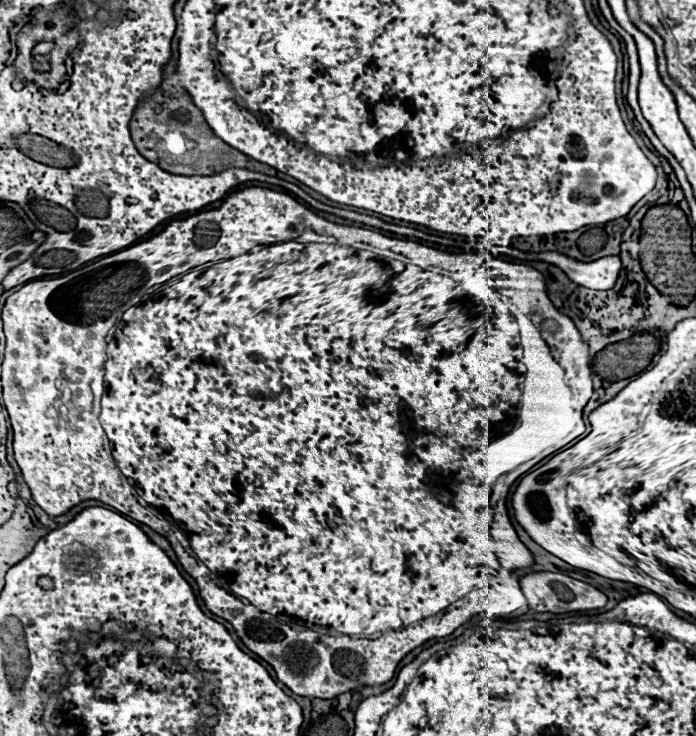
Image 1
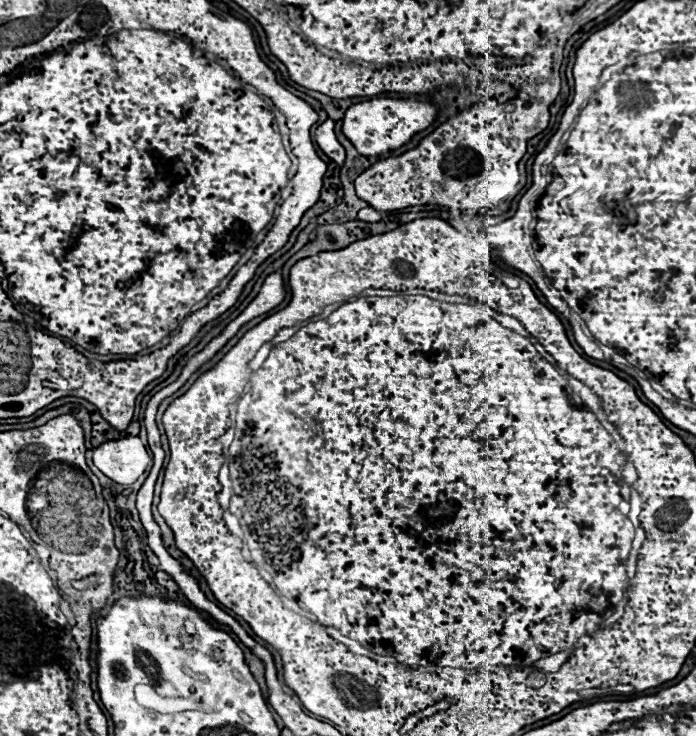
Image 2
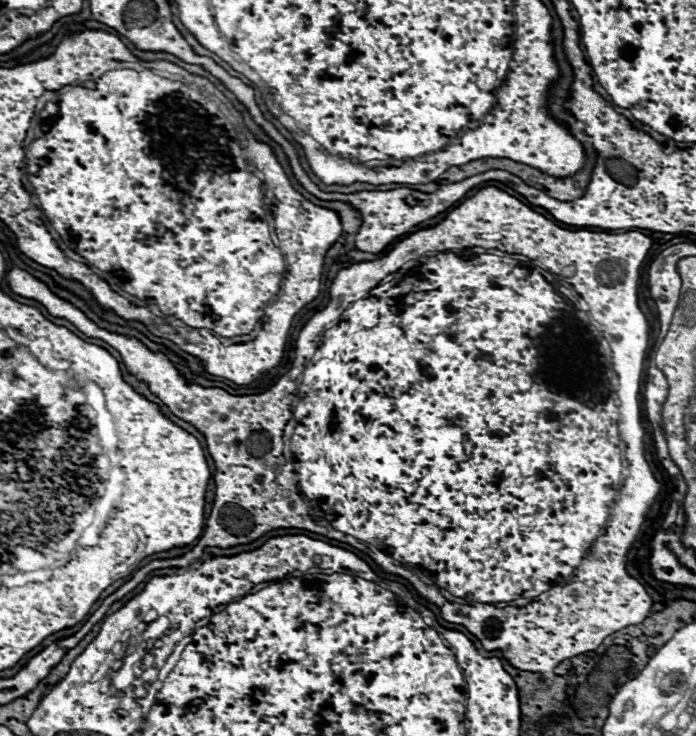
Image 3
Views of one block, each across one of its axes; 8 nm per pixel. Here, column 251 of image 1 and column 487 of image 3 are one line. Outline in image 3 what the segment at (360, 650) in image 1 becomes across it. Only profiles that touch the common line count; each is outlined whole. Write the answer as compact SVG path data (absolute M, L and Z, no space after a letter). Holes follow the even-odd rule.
M484 188L484 190L480 190L480 192L478 192L478 194L476 194L476 196L472 196L472 198L468 198L468 200L464 200L464 202L462 202L462 204L460 204L460 206L458 206L458 208L456 208L456 210L452 210L452 212L450 212L450 214L448 214L448 216L446 216L446 218L444 218L444 220L442 220L442 222L440 222L440 224L436 224L436 226L434 226L434 228L426 228L426 230L418 230L418 232L414 232L414 234L410 234L410 236L406 236L406 238L404 238L404 240L400 240L400 242L398 242L398 244L396 244L396 246L394 246L394 248L392 248L392 250L388 250L388 252L386 252L386 254L384 254L384 256L382 256L382 258L380 258L380 260L372 260L372 262L360 262L360 264L354 264L354 266L350 266L350 268L344 268L344 270L340 270L340 272L338 272L338 276L336 276L336 278L334 278L334 279L333 279L333 281L332 281L332 285L331 285L331 287L330 287L330 296L331 296L331 299L330 299L330 302L329 302L329 303L328 303L328 305L327 305L327 306L326 306L326 308L325 308L325 309L324 309L324 310L322 310L322 311L320 311L320 312L317 312L317 313L316 313L316 314L315 314L315 315L314 315L314 316L313 316L313 317L312 317L312 318L311 318L311 319L310 319L310 320L309 320L309 321L308 321L308 322L307 322L307 323L306 323L306 325L305 325L305 326L304 326L304 327L303 327L303 328L302 328L302 330L301 330L301 331L300 331L300 333L299 333L299 335L298 335L298 337L297 337L297 339L296 339L296 341L295 341L295 357L294 357L294 364L292 364L292 368L290 368L290 370L288 370L288 372L286 372L286 376L282 376L282 378L280 378L280 380L278 380L278 382L276 382L276 384L274 384L274 386L272 386L272 388L270 388L270 390L268 390L268 392L264 392L264 394L260 394L260 396L258 396L258 394L252 394L252 396L232 396L232 394L228 394L228 392L226 392L226 390L222 390L222 388L202 388L202 386L196 386L196 384L186 384L186 382L184 382L184 378L182 378L182 376L180 376L180 374L178 374L178 370L176 370L176 368L174 368L174 366L172 366L172 362L170 362L170 360L168 360L168 358L166 358L166 356L164 356L164 354L154 354L154 352L150 352L150 350L148 350L148 348L146 348L146 346L144 346L144 344L140 344L140 342L138 342L138 340L134 340L134 338L126 338L126 336L120 336L120 334L110 334L110 332L106 332L106 330L102 330L102 328L98 328L98 326L96 326L96 324L94 324L94 322L90 322L90 320L88 320L88 318L86 318L86 316L84 316L84 314L82 314L82 312L80 312L80 310L78 310L78 308L74 308L74 306L72 306L72 304L68 304L68 302L64 302L64 300L60 300L60 298L58 298L58 296L54 296L54 294L52 294L52 292L50 292L50 290L48 290L48 288L46 288L46 286L44 286L44 284L42 284L42 282L40 282L40 280L36 280L36 278L34 278L34 276L30 276L30 274L28 274L28 272L24 272L24 270L20 270L20 268L10 268L10 270L8 270L8 272L6 272L6 282L8 282L8 288L10 288L10 290L12 290L12 292L14 292L14 294L18 294L18 296L22 296L22 298L32 298L32 300L36 300L36 302L40 302L40 304L42 304L42 306L44 306L44 308L46 308L46 310L48 310L48 314L52 314L52 316L56 316L56 318L66 318L66 320L68 320L68 322L72 322L72 324L74 324L74 326L76 326L76 328L78 328L78 330L80 330L80 332L82 332L82 334L86 334L86 336L90 336L90 338L100 338L100 340L104 340L104 342L106 342L106 344L110 344L110 346L112 346L112 348L114 348L114 350L118 350L118 352L120 352L120 356L122 356L122 362L124 362L124 366L126 366L126 372L128 372L128 374L130 374L130 376L134 376L134 378L136 378L136 380L138 380L138 382L142 382L142 384L148 384L148 388L150 388L150 392L152 392L152 394L154 394L154 396L156 396L156 398L160 398L160 400L162 400L162 402L164 402L164 404L166 404L166 406L168 406L168 410L170 410L170 412L172 412L172 414L174 414L174 416L178 416L178 418L180 418L180 420L184 420L184 422L188 422L188 424L192 424L192 426L194 426L194 428L196 428L196 430L198 430L198 432L200 432L200 434L202 434L202 436L204 436L204 438L206 438L206 446L208 446L208 454L210 454L210 458L212 458L212 460L214 460L214 486L216 486L216 492L214 492L214 502L212 502L212 512L210 512L210 516L208 516L208 524L206 524L206 528L204 528L204 532L202 532L202 536L200 536L200 538L198 538L198 540L196 540L196 544L194 544L194 548L192 548L192 550L188 550L188 552L186 552L186 554L182 554L182 556L174 556L174 558L164 558L164 560L152 560L152 562L150 562L150 564L146 564L146 566L142 566L142 568L140 568L140 570L136 570L136 572L134 572L134 574L132 574L132 580L128 580L128 582L126 582L126 584L124 584L124 586L120 586L120 588L118 588L118 590L116 590L116 592L114 592L114 594L110 594L110 596L108 596L108 598L106 598L106 600L102 600L102 604L100 604L100 608L98 608L98 610L96 610L96 612L92 612L92 614L90 614L90 618L88 618L88 620L86 620L86 624L84 624L84 626L82 626L82 628L80 628L80 632L76 632L76 636L74 636L74 638L82 638L82 636L84 636L84 634L86 634L86 632L88 632L88 630L90 630L90 628L92 628L92 624L96 624L96 622L98 622L98 620L102 620L102 618L104 618L104 614L106 614L106 610L108 610L108 608L110 608L110 604L112 604L112 602L116 602L116 600L118 600L118 598L122 598L122 596L126 596L126 594L128 594L128 592L130 592L130 590L134 590L134 588L136 588L136 586L138 586L138 584L140 584L140 582L144 582L144 578L146 578L146 576L148 576L148 572L150 572L150 570L156 570L156 568L166 568L166 566L188 566L188 564L192 564L192 562L194 562L194 560L196 560L196 558L200 558L200 556L202 556L202 552L204 552L204 548L206 548L206 546L220 546L220 548L228 548L228 546L236 546L236 544L246 544L246 542L252 542L252 540L256 540L256 538L260 538L260 536L262 536L262 534L266 534L266 532L270 532L270 530L274 530L274 528L278 528L278 522L282 522L282 528L292 528L292 526L296 526L296 528L302 528L302 529L307 529L307 530L309 530L309 531L310 531L310 532L314 532L314 533L317 533L317 534L321 534L321 535L324 535L324 536L327 536L327 537L329 537L329 538L332 538L332 539L335 539L335 540L338 540L338 541L341 541L341 542L344 542L344 543L347 543L347 544L349 544L349 545L351 545L351 546L352 546L352 547L354 547L354 548L356 548L356 549L357 549L357 550L359 550L359 551L361 551L361 552L363 552L363 553L365 553L365 554L367 554L367 555L369 555L369 557L371 557L371 558L372 558L372 559L373 559L373 560L374 560L374 561L375 561L375 562L376 562L376 563L377 563L377 564L378 564L378 566L379 566L379 567L380 567L380 566L386 566L386 564L388 564L388 566L392 566L392 564L397 564L397 563L395 563L395 562L393 562L393 560L396 560L396 562L398 562L398 566L402 566L402 568L400 568L400 574L394 574L394 575L398 575L398 576L401 576L401 577L402 577L402 578L404 578L404 579L406 579L406 580L408 580L408 581L413 581L413 583L410 583L410 584L411 584L411 585L412 585L412 586L413 586L413 587L414 587L414 588L416 588L416 591L417 591L417 593L418 593L418 595L419 595L419 596L420 596L420 597L422 597L422 598L423 598L423 599L425 599L425 600L427 600L427 601L428 601L428 602L434 602L434 604L436 604L436 606L438 606L438 607L439 607L439 609L440 609L440 611L441 611L441 616L442 616L442 617L443 617L443 619L444 619L444 620L446 620L446 621L448 621L448 622L458 622L458 624L464 624L464 626L466 626L466 628L468 628L468 630L470 630L470 632L472 632L472 630L474 630L474 632L476 632L476 636L478 636L478 640L480 640L480 642L482 642L482 646L484 646L484 650L496 650L496 648L498 648L498 650L502 650L502 654L504 654L504 658L506 658L506 660L508 660L508 662L510 662L510 664L512 664L512 666L516 666L516 668L520 668L520 670L528 670L528 672L548 672L548 670L550 670L550 668L556 668L556 666L558 666L558 664L560 664L560 662L562 662L562 660L566 660L566 658L572 658L572 656L578 656L578 654L584 654L584 652L592 652L592 650L596 650L596 648L598 648L598 646L600 646L600 644L602 644L602 640L604 640L604 638L606 638L606 636L610 636L610 634L614 634L614 632L618 632L618 630L620 630L620 628L626 628L626 626L634 626L634 624L640 624L640 622L644 622L644 618L646 618L646 616L648 616L648 614L650 614L650 608L652 608L652 598L650 598L650 596L648 596L648 592L646 592L646 590L644 590L644 586L642 586L642 584L640 584L640 582L638 582L638 580L634 580L634 578L630 578L630 576L628 576L628 574L626 574L626 570L624 570L624 564L626 564L626 554L628 554L628 550L630 550L630 544L632 544L632 542L634 542L634 540L636 540L636 536L638 536L638 532L640 532L640 526L642 526L642 522L644 522L644 516L646 516L646 512L648 512L648 510L650 510L650 504L652 504L652 502L654 502L654 498L656 498L656 496L658 496L658 492L660 492L660 482L656 482L656 478L654 478L654 474L652 474L652 470L650 470L650 466L648 466L648 462L646 462L646 458L644 458L644 441L643 441L643 439L644 439L644 435L645 435L645 430L644 430L644 428L643 428L643 426L642 426L642 419L640 419L640 418L641 418L641 414L642 414L642 411L640 411L640 409L641 409L641 408L640 408L640 392L641 392L641 391L640 391L640 390L641 390L641 387L642 387L642 384L640 384L640 383L641 383L641 381L642 381L642 378L643 378L643 375L644 375L644 371L642 371L642 370L643 370L643 368L644 368L644 361L645 361L645 360L646 360L646 357L647 357L647 355L646 355L646 353L647 353L647 351L648 351L648 349L649 349L649 347L650 347L650 338L649 338L649 330L650 330L650 327L649 327L649 324L648 324L648 320L646 320L646 316L644 316L644 314L642 314L642 310L640 310L640 308L638 308L638 280L640 280L640 266L642 266L642 262L644 262L644 258L646 258L646 254L648 254L648 250L650 250L650 246L652 246L652 240L650 240L650 238L648 238L648 236L646 236L646 234L642 234L642 232L624 232L624 234L608 234L608 232L588 232L588 230L576 230L576 232L572 232L572 230L564 230L564 228L560 228L560 226L556 226L556 224L554 224L554 222L550 222L550 220L548 220L548 218L544 218L544 216L542 216L542 214L538 214L538 212L534 212L534 210L530 210L530 208L528 208L528 206L526 206L526 204L522 204L522 202L520 202L520 200L518 200L518 198L514 198L514 196L510 196L510 194L506 194L506 192L502 192L502 190L498 190L498 188ZM476 246L478 246L478 248L486 248L486 250L488 250L488 248L496 248L496 250L502 250L502 252L508 252L508 254L522 254L522 256L526 256L526 258L530 258L530 260L538 260L538 266L540 266L540 268L544 268L544 270L548 270L548 272L552 272L552 274L556 274L556 276L562 276L562 278L564 278L564 280L566 280L566 282L570 282L570 284L572 284L572 286L574 286L574 290L576 290L576 292L578 292L578 294L580 294L580 298L582 298L582 300L586 300L586 302L588 302L588 306L589 306L589 311L588 311L588 317L589 317L589 318L591 318L591 319L592 319L592 320L594 320L594 322L595 322L595 323L597 323L597 324L598 324L598 325L600 325L600 326L602 326L602 335L601 335L601 336L600 336L600 337L596 337L596 340L594 340L594 336L592 336L592 334L590 334L590 330L588 330L588 328L586 328L586 324L584 324L584 322L582 322L582 320L580 320L580 318L578 318L578 316L576 316L576 310L574 310L574 308L572 308L572 304L568 304L568 302L566 302L566 298L564 298L564 296L560 296L560 294L558 294L558 292L556 292L556 290L554 290L554 286L548 286L548 282L546 282L546 278L544 278L544 276L542 276L542 270L540 270L540 268L526 268L526 266L522 266L522 264L520 264L520 262L516 262L516 260L512 260L512 258L508 258L508 256L506 256L506 258L500 258L500 256L494 256L494 254L480 254L480 256L474 256L474 258L470 258L470 260L464 260L464 258L460 258L460 256L456 256L456 254L452 254L452 252L446 252L446 250L454 250L454 248L460 248L460 250L462 250L462 248L476 248ZM424 252L440 252L440 254L436 254L436 256L430 256L430 258L422 258L422 260L418 260L418 264L416 264L416 266L414 266L414 268L410 268L410 270L408 270L408 272L406 272L406 274L404 274L404 276L402 276L402 280L396 280L396 282L390 282L390 284L384 284L384 286L378 286L378 284L382 284L382 280L384 280L384 278L386 278L386 276L388 276L388 274L390 274L390 272L398 272L398 268L402 268L402 266L404 266L404 264L406 264L406 262L408 262L408 260L416 260L416 258L420 258L420 256L424 256ZM374 286L378 286L378 288L384 288L384 290L386 290L386 292L388 292L388 294L384 294L384 296L370 296L370 294L369 294L369 293L370 293L370 291L371 291L371 290L372 290L372 288L374 288ZM369 296L370 296L370 298L367 298L367 297L369 297ZM362 298L366 298L366 300L360 300L360 299L362 299ZM334 300L336 300L336 302L334 302ZM355 301L356 301L356 302L355 302ZM349 306L350 306L350 308L348 308L348 307L349 307ZM347 308L348 308L348 310L346 310L346 309L347 309ZM344 310L346 310L346 312L344 312ZM602 310L604 310L604 312L602 312ZM343 312L344 312L344 314L342 314L342 313L343 313ZM341 315L342 315L342 320L341 320ZM337 324L338 324L338 328L331 328L331 327L330 327L330 326L335 326L335 325L337 325ZM326 328L330 328L330 332L324 332L324 330L326 330ZM322 332L324 332L324 334L322 334ZM318 333L320 333L320 334L318 334ZM596 342L597 342L597 344L596 344ZM313 355L314 355L314 358L312 358L312 356L313 356ZM311 358L312 358L312 360L310 360L310 359L311 359ZM394 360L396 360L396 362L394 362ZM600 360L601 360L601 362L600 362ZM416 364L418 364L418 366L416 366ZM602 364L603 364L603 366L602 366ZM302 368L304 368L304 370L302 370ZM300 374L302 374L302 376L300 376ZM604 375L605 375L605 378L604 378ZM606 379L607 379L607 381L608 381L608 384L609 384L609 388L610 388L610 390L611 390L611 391L612 391L612 392L611 392L611 394L610 394L610 397L609 397L609 398L608 398L608 396L606 396ZM296 390L298 390L298 394L300 394L300 392L302 392L302 398L300 398L300 400L298 400L298 402L296 402L296 408L294 408L294 416L292 416L292 404L294 404L294 398L296 398ZM522 398L524 398L524 400L522 400ZM340 408L342 408L342 410L340 410ZM618 414L620 414L620 418L618 418ZM290 420L294 420L294 422L296 422L296 426L294 426L294 434L292 434L292 436L290 436L290 438L286 438L286 426L288 426L288 422L290 422ZM618 432L620 432L620 434L618 434ZM286 460L290 460L290 462L292 462L292 466L294 466L294 472L292 472L292 470L290 470L290 468L288 468L288 466L286 466ZM618 462L620 462L620 464L618 464ZM294 476L300 476L300 492L302 492L302 494L304 494L304 496L306 496L306 498L308 498L308 500L310 500L310 516L309 516L309 514L308 514L308 505L307 505L307 503L306 503L306 501L305 501L305 500L304 500L304 499L303 499L303 498L302 498L302 494L300 494L300 492L298 492L298 482L296 482L296 480L294 480ZM312 504L316 504L316 508L314 508L314 510L312 510ZM550 504L552 504L552 506L554 506L554 508L552 508L552 506L550 506ZM312 512L314 512L314 519L313 519L313 518L312 518ZM315 520L324 520L324 522L326 522L326 524L330 524L330 526L324 526L324 524L322 524L322 526L320 526L320 525L319 525L319 524L318 524L318 523L317 523L317 522L316 522L316 521L315 521ZM284 522L286 522L286 526L284 526ZM331 526L332 526L332 527L331 527ZM337 530L340 530L340 531L337 531ZM342 532L344 532L344 533L342 533ZM458 532L470 532L470 536L458 536ZM346 534L350 534L350 535L346 535ZM353 536L354 536L354 537L353 537ZM356 538L358 538L358 540L357 540L357 539L356 539ZM384 538L386 538L386 540L384 540ZM359 540L360 540L360 541L359 541ZM362 542L366 542L366 544L365 544L365 543L362 543ZM368 544L372 544L372 545L368 545ZM375 546L376 546L376 547L375 547ZM379 548L380 548L380 549L379 549ZM385 552L386 552L386 553L385 553ZM400 564L402 564L402 565L400 565ZM404 566L410 566L410 568L418 568L418 570L422 570L422 572L424 572L424 574L426 574L426 576L428 576L428 578L434 578L434 580L436 580L436 584L434 584L434 585L426 585L426 584L424 584L424 583L423 583L423 582L422 582L422 581L421 581L421 580L420 580L420 579L419 579L419 577L417 577L417 576L416 576L416 574L415 574L415 571L414 571L414 570L413 570L413 569L409 569L409 568L406 568L406 567L404 567ZM562 580L564 580L564 584L562 584L562 586L558 586L558 588L556 588L556 596L550 596L550 598L548 598L548 600L546 600L546 602L542 602L542 600L536 600L536 602L530 602L530 604L526 604L526 606L510 606L510 605L507 605L507 606L506 606L506 607L505 607L505 608L498 608L498 607L496 607L496 606L494 606L494 605L487 605L487 608L482 608L482 607L481 607L481 606L477 606L477 607L476 607L476 606L472 606L472 605L469 605L469 604L466 604L466 605L460 605L460 604L454 604L454 602L448 602L448 600L447 600L447 599L446 599L446 598L444 598L444 596L442 596L442 594L441 594L441 592L440 592L440 590L439 590L439 589L438 589L438 588L444 588L444 590L448 590L448 592L452 592L452 594L454 594L454 596L460 596L460 598L470 598L470 600L476 600L476 602L484 602L484 604L496 604L496 602L510 602L510 600L516 600L516 598L536 598L536 596L538 596L538 594L542 594L542 592L548 592L548 590L550 590L550 588L552 588L552 586L554 586L554 584L558 584L558 582L562 582ZM436 586L438 586L438 588L437 588L437 587L436 587ZM482 610L484 610L484 612L482 612ZM472 624L476 624L476 626L474 626L474 628L472 628ZM480 632L482 632L482 634L480 634Z

